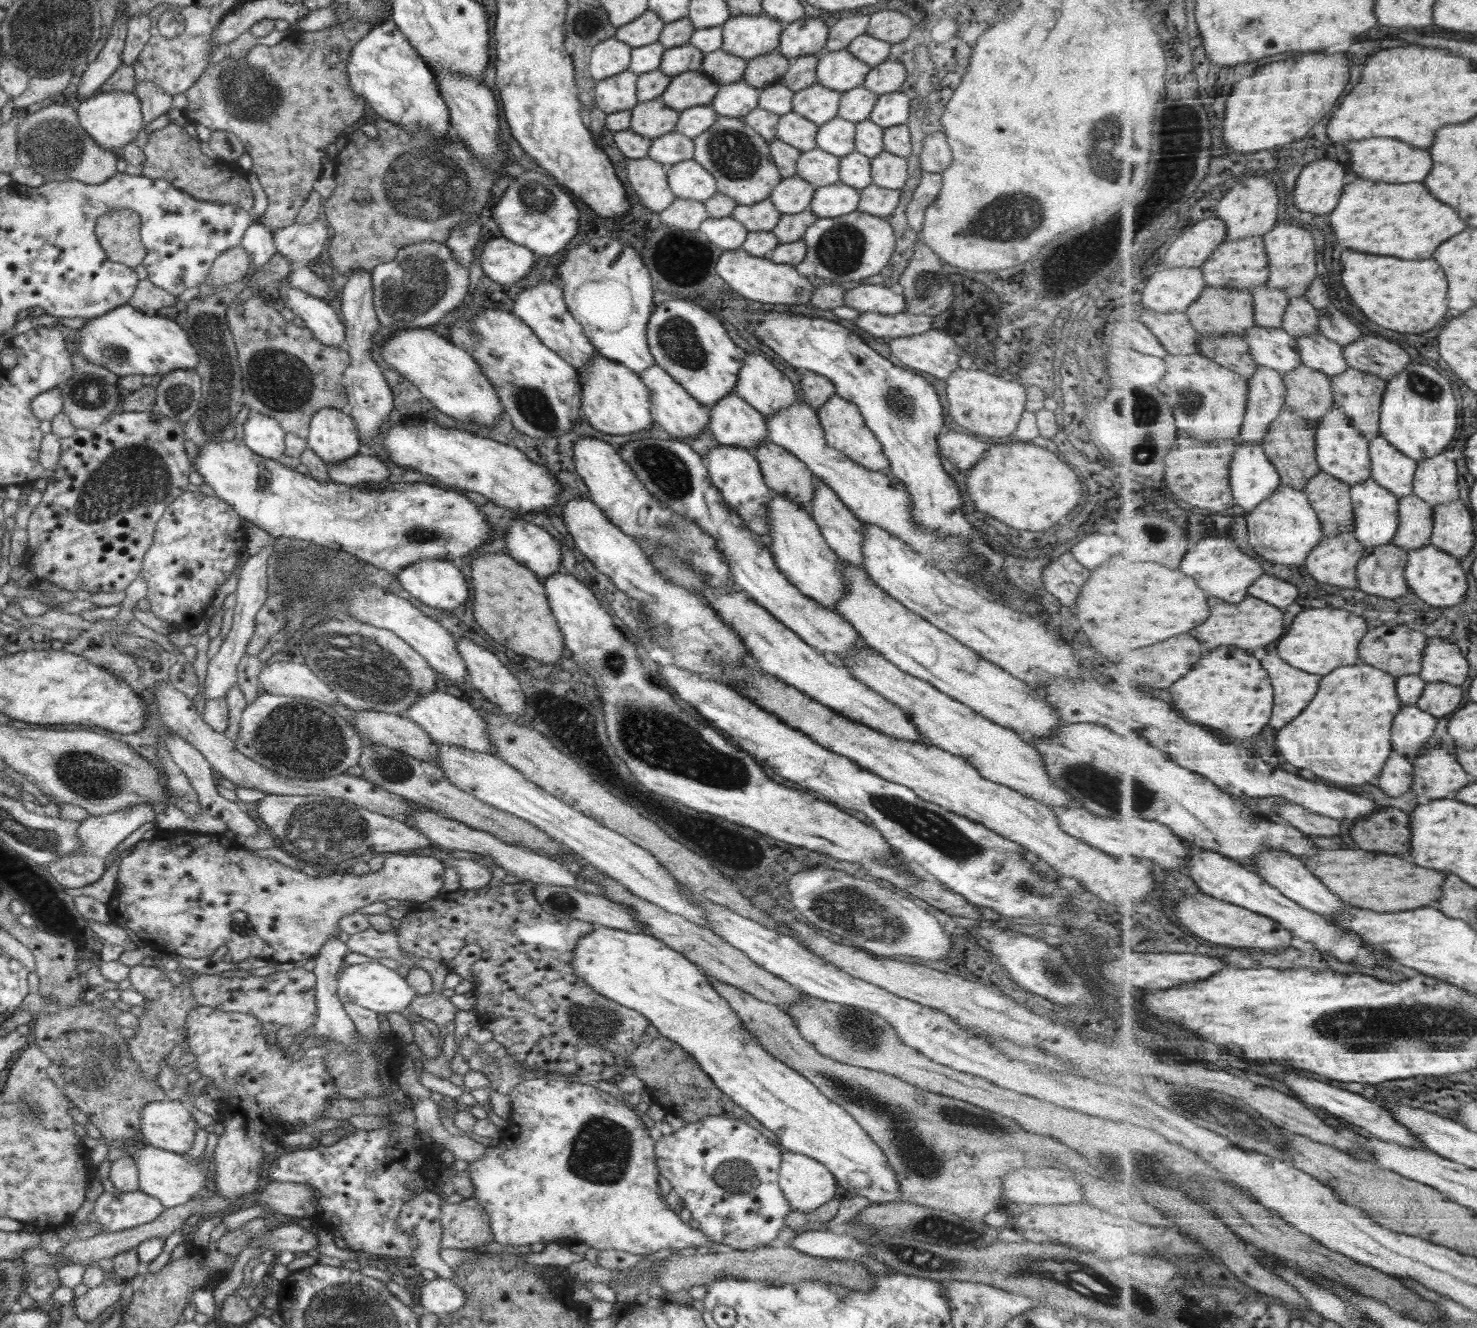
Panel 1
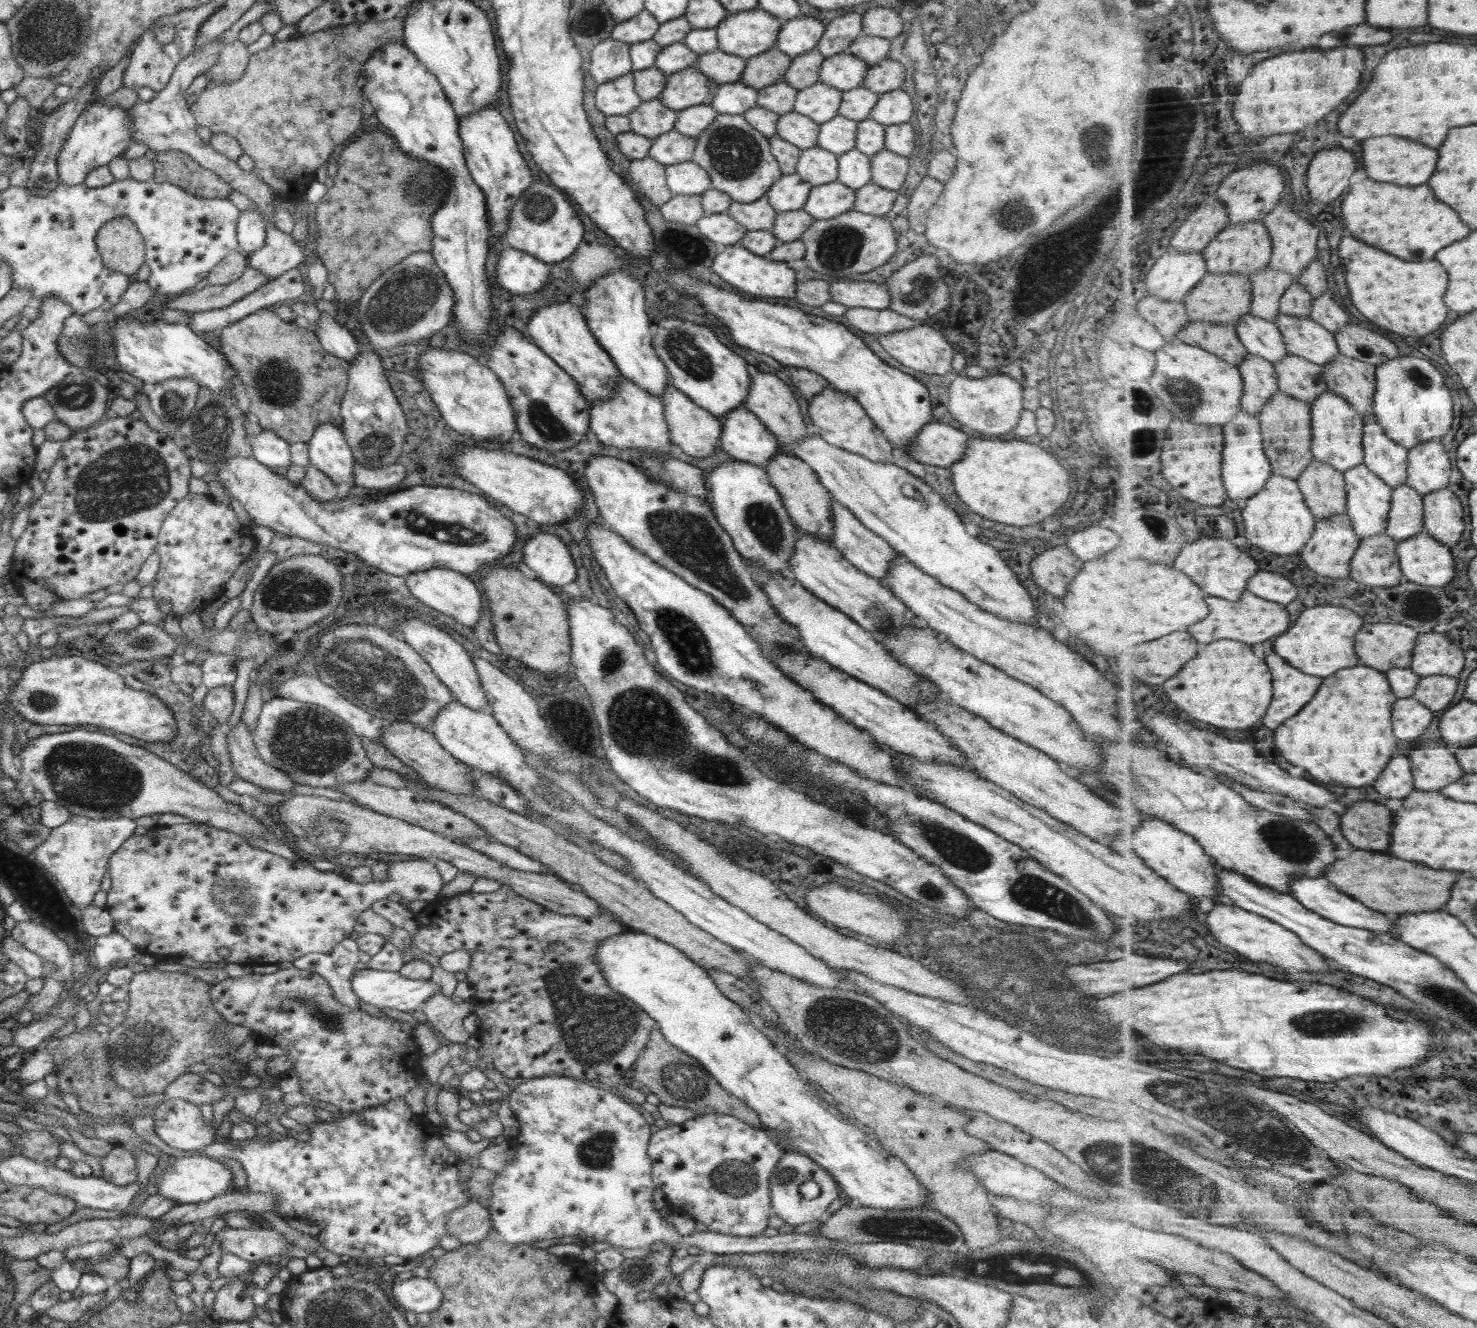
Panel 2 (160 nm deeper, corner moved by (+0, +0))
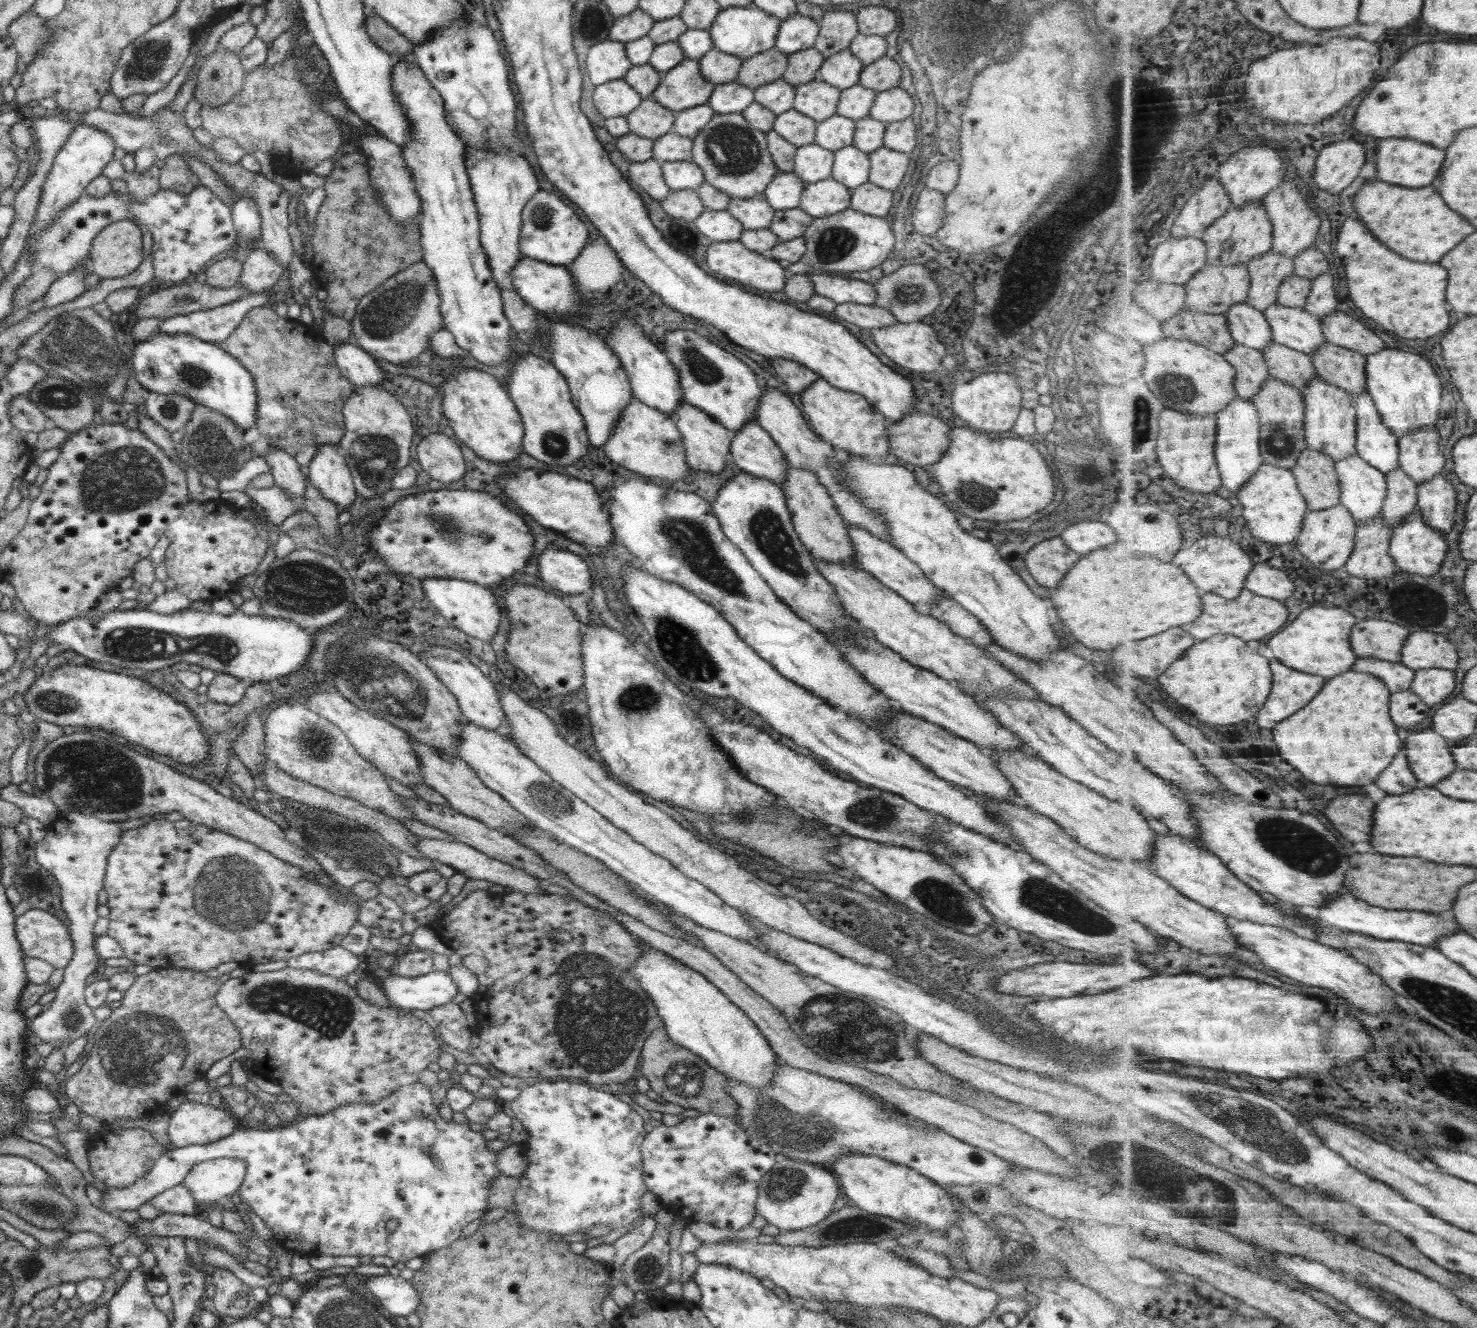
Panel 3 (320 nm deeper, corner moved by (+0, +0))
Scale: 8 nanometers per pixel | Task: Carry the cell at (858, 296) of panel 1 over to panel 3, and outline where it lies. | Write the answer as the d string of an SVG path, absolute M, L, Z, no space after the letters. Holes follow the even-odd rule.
M817 271L807 276L814 283L815 294L826 296L837 304L851 302L874 305L877 297L873 285L862 280Z

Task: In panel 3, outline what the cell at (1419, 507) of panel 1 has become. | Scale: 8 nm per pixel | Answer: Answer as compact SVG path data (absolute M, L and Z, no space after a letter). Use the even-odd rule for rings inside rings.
M1402 467L1387 473L1389 493L1383 508L1386 522L1396 529L1405 517L1419 510L1419 483Z

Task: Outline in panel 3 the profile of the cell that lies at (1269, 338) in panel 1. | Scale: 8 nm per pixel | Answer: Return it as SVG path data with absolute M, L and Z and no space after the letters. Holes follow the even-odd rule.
M1248 302L1238 303L1226 315L1238 343L1263 351L1275 341L1272 325L1262 309Z

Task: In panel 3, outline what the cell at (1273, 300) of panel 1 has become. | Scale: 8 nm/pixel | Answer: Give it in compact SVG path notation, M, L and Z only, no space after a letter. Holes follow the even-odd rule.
M1272 250L1248 265L1253 283L1247 302L1265 312L1279 302L1279 290L1285 278L1295 274L1295 259Z

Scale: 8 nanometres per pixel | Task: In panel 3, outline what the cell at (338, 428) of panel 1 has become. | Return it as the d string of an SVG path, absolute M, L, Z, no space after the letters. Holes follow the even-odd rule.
M332 443L318 444L316 456L309 464L308 481L326 500L334 501L340 512L348 508L357 496L347 460Z

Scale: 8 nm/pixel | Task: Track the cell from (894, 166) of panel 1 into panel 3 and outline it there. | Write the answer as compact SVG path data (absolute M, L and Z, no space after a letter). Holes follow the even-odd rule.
M882 146L870 152L869 159L869 181L892 191L900 186L911 158L906 153Z

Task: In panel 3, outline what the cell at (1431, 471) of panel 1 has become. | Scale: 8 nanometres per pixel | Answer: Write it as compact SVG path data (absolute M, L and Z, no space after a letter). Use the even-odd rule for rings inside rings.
M1428 425L1401 438L1401 467L1418 483L1435 479L1446 466L1446 456L1440 450L1443 433L1440 430L1441 426Z

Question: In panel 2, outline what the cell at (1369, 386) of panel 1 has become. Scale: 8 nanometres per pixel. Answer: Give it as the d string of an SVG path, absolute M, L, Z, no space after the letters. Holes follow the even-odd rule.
M1344 353L1325 364L1329 390L1338 393L1361 413L1375 414L1375 396L1378 392L1379 367Z

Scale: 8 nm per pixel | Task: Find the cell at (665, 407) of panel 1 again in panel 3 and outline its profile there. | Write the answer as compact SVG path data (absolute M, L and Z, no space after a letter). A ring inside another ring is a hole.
M683 401L675 410L674 419L676 426L682 435L682 442L685 448L685 459L689 468L698 469L702 472L720 474L727 465L727 456L730 454L730 447L734 431L724 428L716 422L707 412Z

